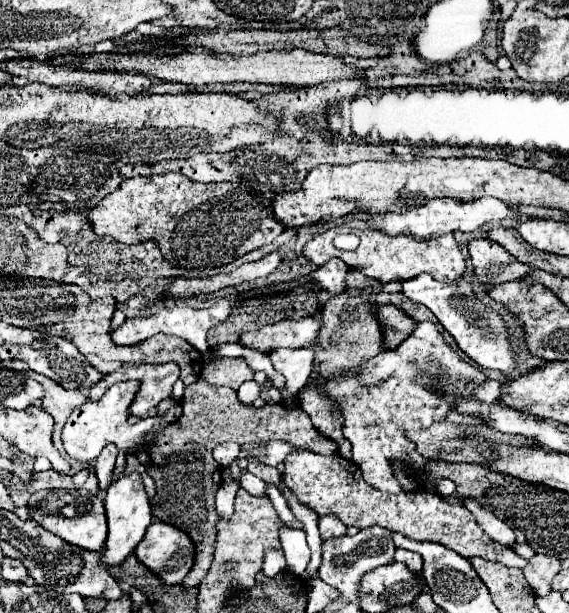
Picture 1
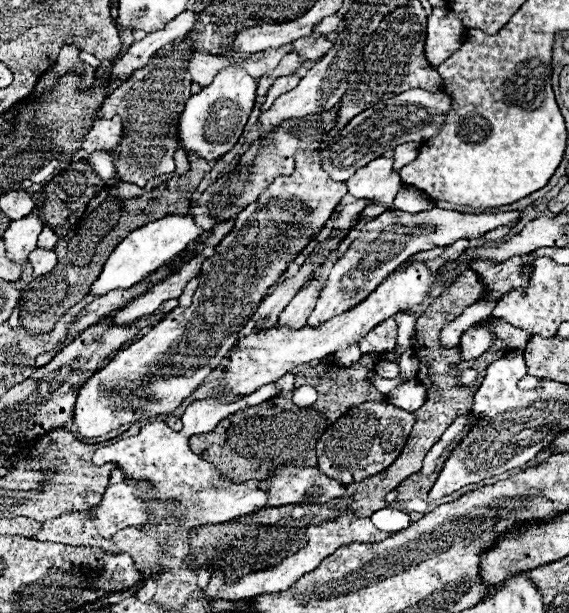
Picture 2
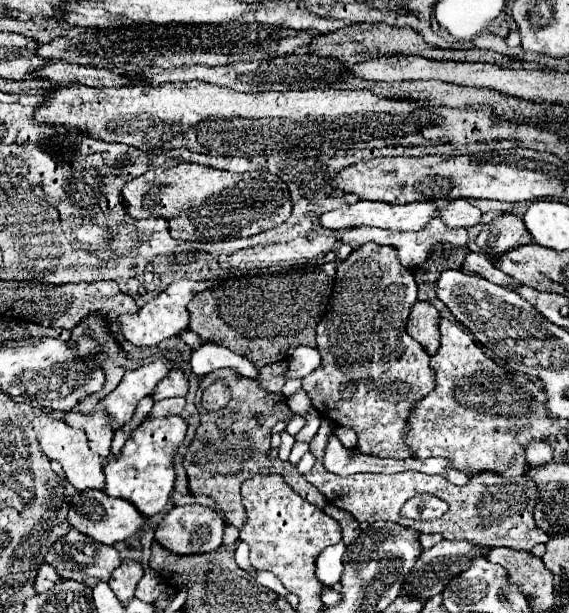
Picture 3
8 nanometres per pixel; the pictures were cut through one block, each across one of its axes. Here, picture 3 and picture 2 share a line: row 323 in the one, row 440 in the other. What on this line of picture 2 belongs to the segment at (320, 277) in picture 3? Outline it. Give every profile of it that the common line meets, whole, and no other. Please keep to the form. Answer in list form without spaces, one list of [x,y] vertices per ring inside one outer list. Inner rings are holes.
[[[380,354],[362,356],[358,364],[342,368],[338,364],[320,362],[314,368],[306,368],[296,374],[296,388],[310,384],[318,390],[318,400],[308,408],[298,408],[292,404],[292,394],[278,394],[254,408],[244,408],[232,416],[218,422],[212,432],[196,434],[190,438],[190,448],[212,462],[218,472],[222,472],[232,482],[248,480],[266,480],[278,466],[296,466],[296,468],[314,468],[316,466],[316,444],[318,438],[332,426],[340,416],[350,408],[364,402],[386,402],[386,396],[380,394],[368,380],[372,364],[376,364]]]

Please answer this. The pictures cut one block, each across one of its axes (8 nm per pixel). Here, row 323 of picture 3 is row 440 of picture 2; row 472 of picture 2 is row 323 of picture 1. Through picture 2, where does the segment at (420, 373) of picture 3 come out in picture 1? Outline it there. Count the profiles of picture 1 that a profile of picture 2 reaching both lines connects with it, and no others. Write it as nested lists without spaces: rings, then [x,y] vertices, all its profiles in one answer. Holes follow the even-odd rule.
[[[348,272],[346,284],[348,284],[348,288],[342,294],[332,296],[322,308],[322,322],[326,324],[326,332],[322,332],[322,348],[314,348],[314,366],[324,378],[330,378],[340,372],[358,374],[358,366],[362,362],[366,362],[372,356],[386,350],[386,348],[382,348],[382,332],[380,332],[380,326],[376,324],[378,320],[374,320],[374,312],[378,308],[368,304],[372,294],[350,296],[352,288],[380,290],[382,286],[374,284],[374,280],[366,280],[358,272]],[[330,336],[338,336],[338,344],[330,344]]]

